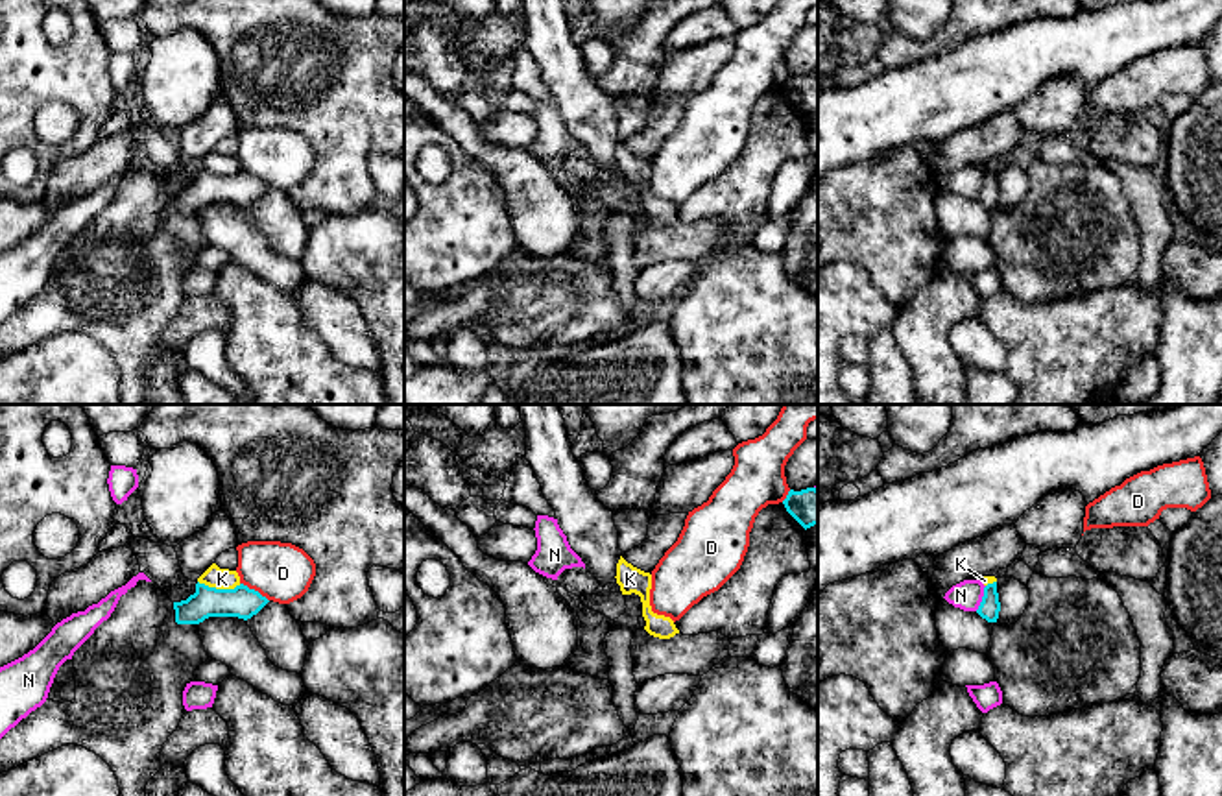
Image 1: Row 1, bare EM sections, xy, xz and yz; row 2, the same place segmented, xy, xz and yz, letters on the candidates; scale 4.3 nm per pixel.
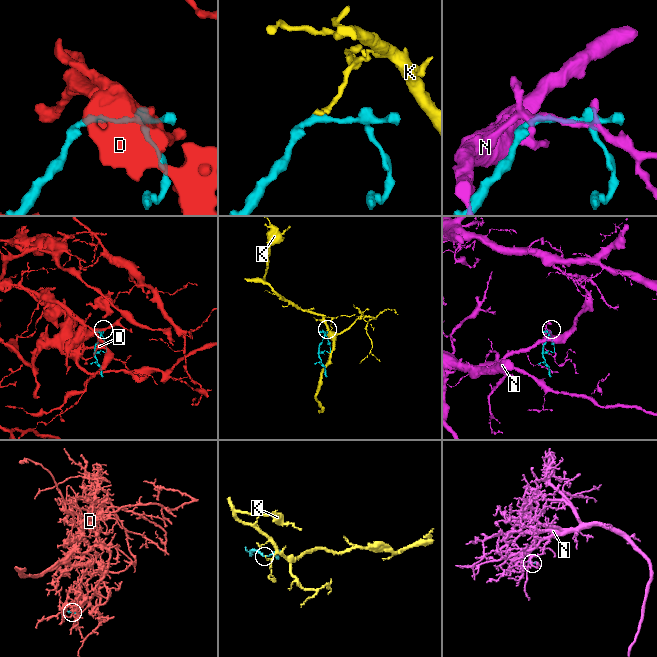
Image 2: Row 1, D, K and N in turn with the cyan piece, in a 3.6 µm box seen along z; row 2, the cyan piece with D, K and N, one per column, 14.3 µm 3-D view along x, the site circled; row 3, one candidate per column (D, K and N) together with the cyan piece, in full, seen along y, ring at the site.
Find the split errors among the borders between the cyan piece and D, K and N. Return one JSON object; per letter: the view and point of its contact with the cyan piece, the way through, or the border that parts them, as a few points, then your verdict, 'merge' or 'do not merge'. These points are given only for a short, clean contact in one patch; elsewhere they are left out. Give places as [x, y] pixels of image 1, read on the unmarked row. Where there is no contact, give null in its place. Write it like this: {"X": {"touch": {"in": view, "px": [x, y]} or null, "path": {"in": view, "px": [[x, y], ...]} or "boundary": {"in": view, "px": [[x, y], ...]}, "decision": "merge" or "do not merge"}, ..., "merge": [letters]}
{"D": {"touch": {"in": "xy", "px": [253, 176]}, "decision": "do not merge"}, "K": {"touch": {"in": "xy", "px": [220, 176]}, "boundary": {"in": "xy", "px": [[198, 167], [216, 174], [235, 174], [240, 170]]}, "decision": "do not merge"}, "N": {"touch": {"in": "yz", "px": [982, 185]}, "decision": "do not merge"}, "merge": []}

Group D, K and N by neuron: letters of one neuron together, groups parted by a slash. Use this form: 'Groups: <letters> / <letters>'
Groups: D / K / N

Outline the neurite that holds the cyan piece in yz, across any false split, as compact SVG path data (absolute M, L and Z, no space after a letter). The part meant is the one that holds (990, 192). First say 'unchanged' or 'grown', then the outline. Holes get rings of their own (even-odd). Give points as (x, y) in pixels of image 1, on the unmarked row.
unchanged; M993 168L984 174L984 183L976 199L988 209L997 209L999 198L1000 198L1000 188L997 179L997 168Z

